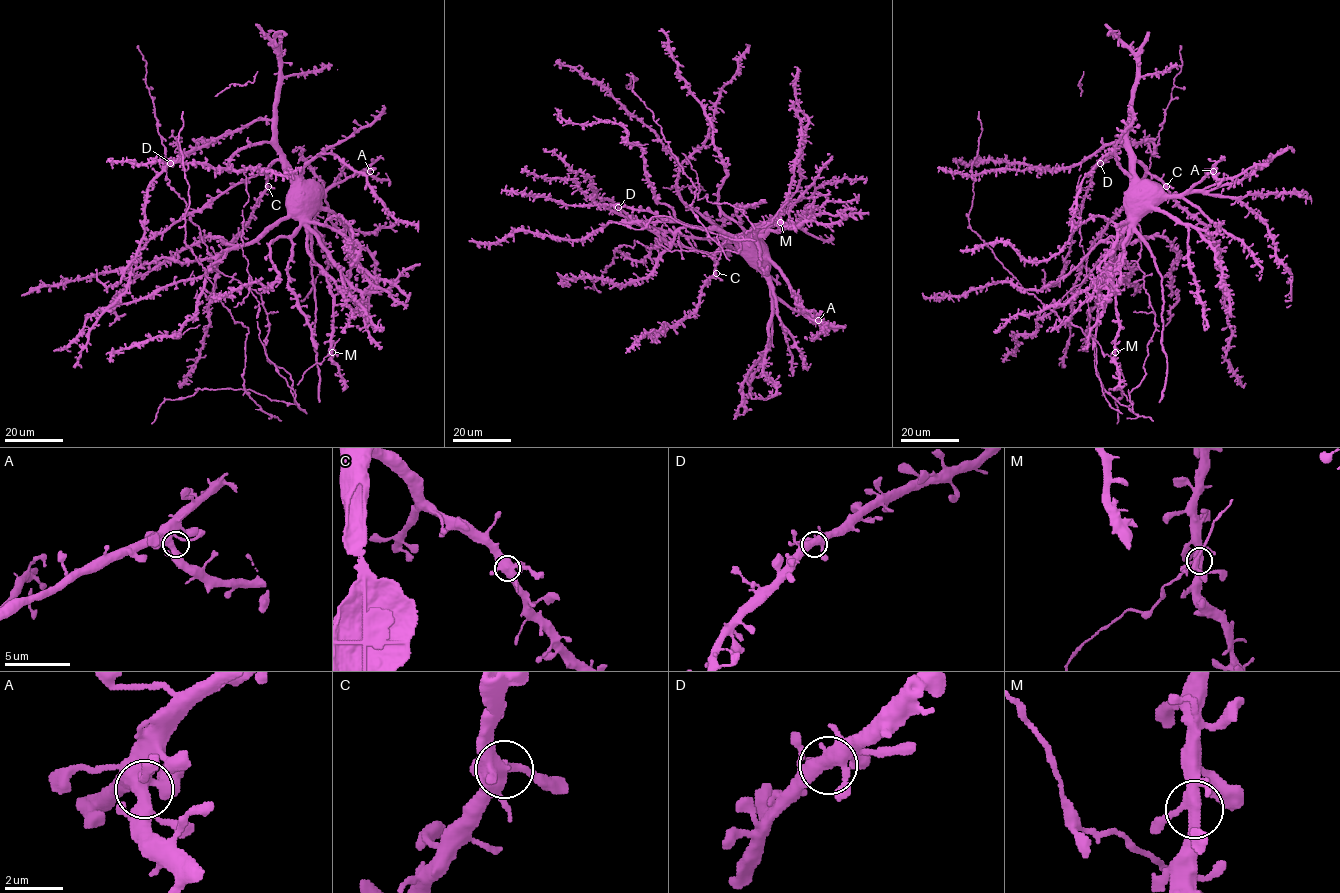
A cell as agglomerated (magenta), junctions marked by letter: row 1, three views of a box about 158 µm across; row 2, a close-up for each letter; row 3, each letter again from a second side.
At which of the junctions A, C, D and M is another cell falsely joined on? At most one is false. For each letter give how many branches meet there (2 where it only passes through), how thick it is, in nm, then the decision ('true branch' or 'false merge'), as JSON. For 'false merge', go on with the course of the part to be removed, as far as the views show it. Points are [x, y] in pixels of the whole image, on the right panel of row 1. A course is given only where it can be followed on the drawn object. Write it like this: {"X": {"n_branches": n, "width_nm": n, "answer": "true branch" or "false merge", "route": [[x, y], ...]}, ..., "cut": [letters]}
{"A": {"n_branches": 5, "width_nm": 400, "answer": "true branch"}, "C": {"n_branches": 5, "width_nm": 460, "answer": "true branch"}, "D": {"n_branches": 5, "width_nm": 420, "answer": "true branch"}, "M": {"n_branches": 5, "width_nm": 380, "answer": "true branch"}, "cut": []}

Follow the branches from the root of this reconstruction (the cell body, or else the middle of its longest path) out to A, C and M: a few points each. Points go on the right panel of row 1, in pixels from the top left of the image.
A: (1144, 289), (1144, 273), (1137, 261), (1146, 238), (1120, 245), (1120, 231), (1136, 213), (1180, 196), (1213, 171)
C: (1144, 289), (1144, 273), (1137, 261), (1146, 238), (1120, 245), (1120, 231), (1133, 214), (1134, 161), (1166, 186)
M: (1144, 289), (1137, 261), (1146, 238), (1120, 245), (1120, 231), (1131, 217), (1131, 238), (1113, 275), (1115, 352)

